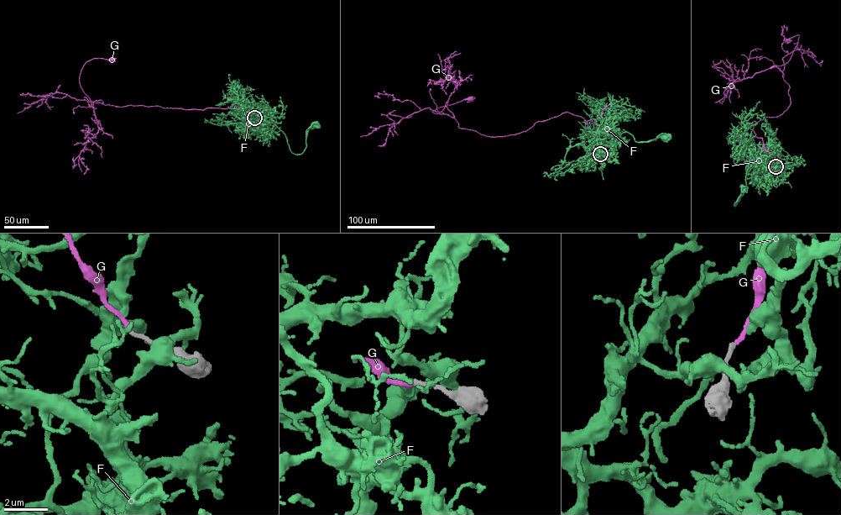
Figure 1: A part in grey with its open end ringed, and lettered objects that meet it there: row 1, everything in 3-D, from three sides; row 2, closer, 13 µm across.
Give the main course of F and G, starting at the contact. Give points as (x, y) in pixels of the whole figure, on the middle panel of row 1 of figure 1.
F: (601, 155), (599, 151), (617, 134), (627, 132), (635, 142), (648, 142), (658, 137), (666, 138)
G: (600, 154), (587, 121), (566, 112), (496, 137), (459, 128), (447, 101), (442, 111), (432, 112), (471, 99)

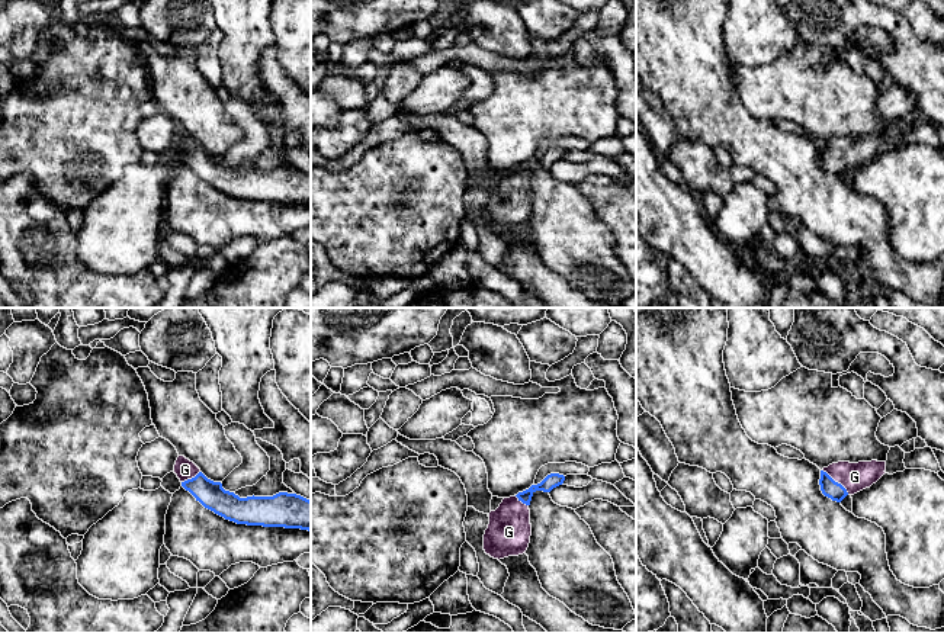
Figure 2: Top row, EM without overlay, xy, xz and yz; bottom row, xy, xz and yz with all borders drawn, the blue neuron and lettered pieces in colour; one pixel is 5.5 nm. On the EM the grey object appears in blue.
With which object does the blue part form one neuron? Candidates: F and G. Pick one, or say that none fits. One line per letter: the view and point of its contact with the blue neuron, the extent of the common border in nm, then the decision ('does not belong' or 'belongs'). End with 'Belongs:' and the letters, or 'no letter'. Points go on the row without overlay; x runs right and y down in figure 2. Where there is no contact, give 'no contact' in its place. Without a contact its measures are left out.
F: no contact; does not belong
G: meets blue in yz at (837, 157); contact 200 nm long; belongs
Belongs: G

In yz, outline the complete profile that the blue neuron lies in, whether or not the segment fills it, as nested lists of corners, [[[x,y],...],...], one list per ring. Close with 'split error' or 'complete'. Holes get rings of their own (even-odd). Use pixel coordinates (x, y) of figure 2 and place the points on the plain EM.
[[[838,136],[832,138],[828,142],[821,145],[821,166],[825,171],[831,173],[832,176],[841,177],[847,170],[854,170],[866,163],[870,163],[876,158],[886,147],[886,136]]]; split error

